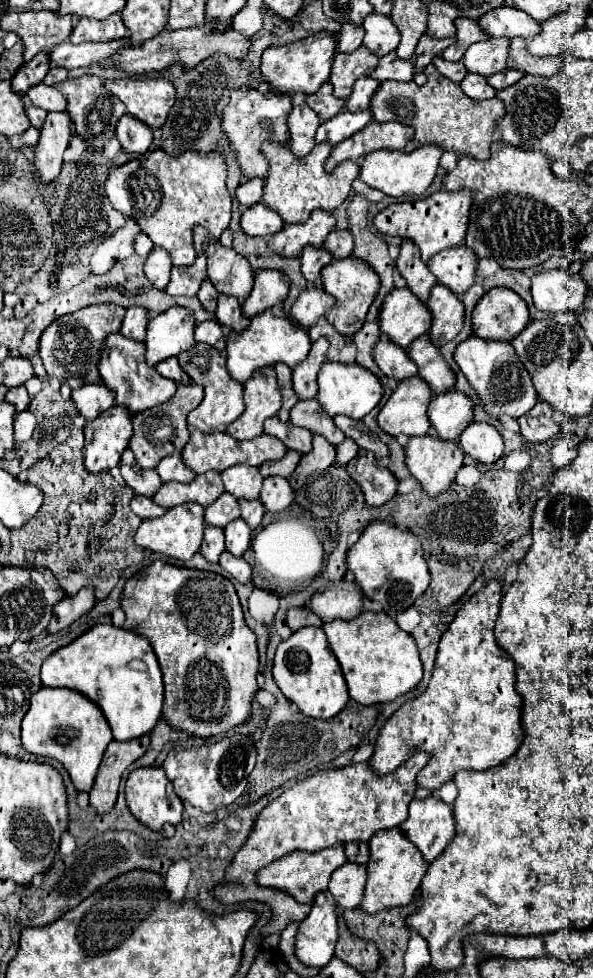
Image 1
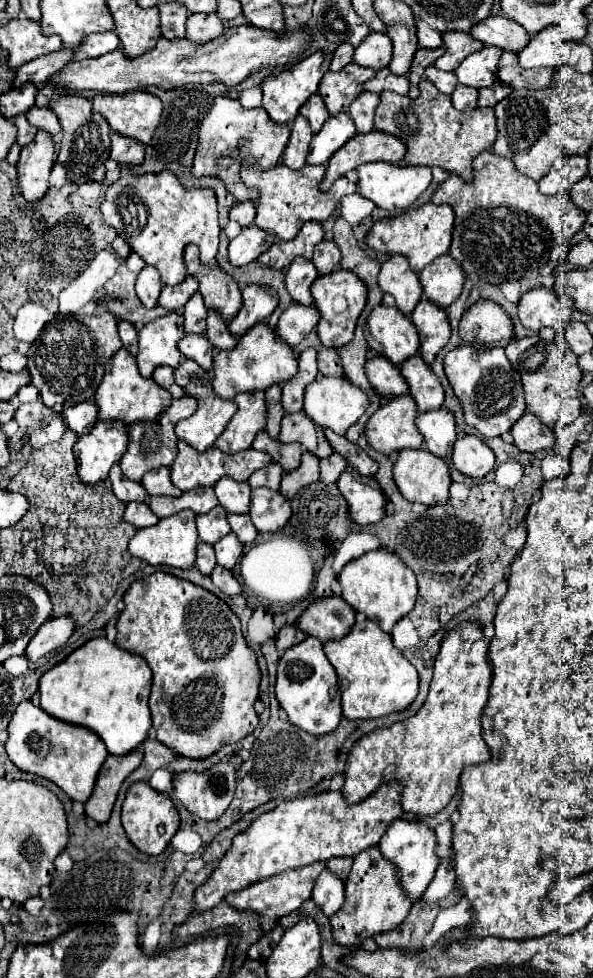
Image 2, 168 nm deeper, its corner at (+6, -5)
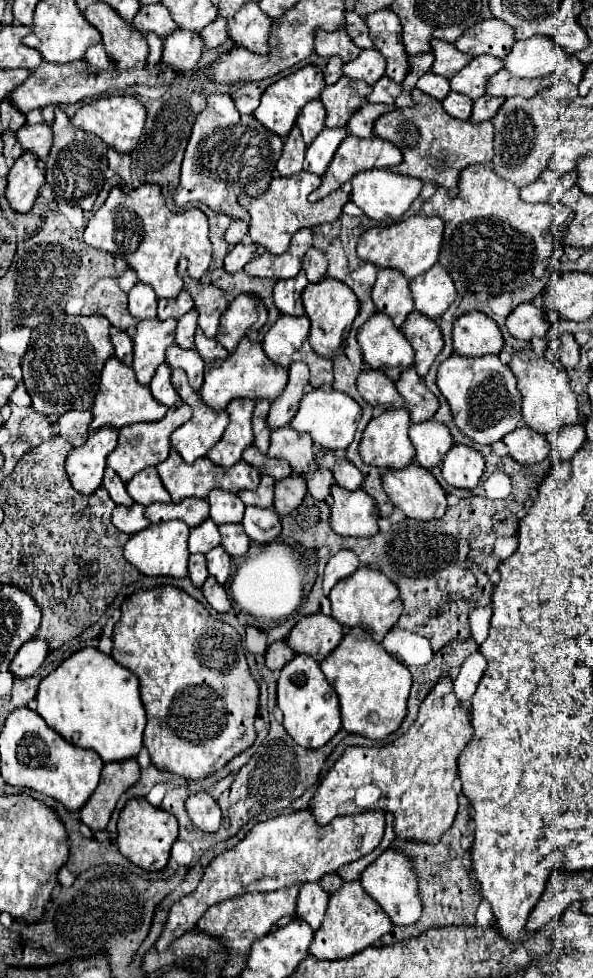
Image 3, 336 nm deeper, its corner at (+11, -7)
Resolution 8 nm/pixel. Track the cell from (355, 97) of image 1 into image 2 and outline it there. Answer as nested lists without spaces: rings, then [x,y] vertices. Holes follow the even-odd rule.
[[[360,93],[360,97],[350,105],[350,117],[356,125],[356,133],[370,133],[374,129],[374,111],[378,107],[378,93]]]

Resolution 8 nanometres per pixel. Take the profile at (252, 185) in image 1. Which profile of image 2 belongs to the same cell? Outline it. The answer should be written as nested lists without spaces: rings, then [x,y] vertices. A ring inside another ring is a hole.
[[[216,97],[210,113],[204,117],[200,123],[200,139],[198,139],[198,149],[194,155],[194,165],[192,165],[192,177],[218,177],[224,181],[228,193],[234,197],[236,205],[230,211],[230,219],[236,221],[240,227],[250,227],[256,217],[256,209],[252,203],[258,201],[258,191],[248,189],[242,179],[240,179],[240,169],[244,157],[252,157],[254,165],[260,169],[270,169],[278,163],[282,157],[286,143],[290,139],[290,127],[274,123],[268,113],[258,107],[258,109],[244,109],[240,101],[230,99],[230,97]]]

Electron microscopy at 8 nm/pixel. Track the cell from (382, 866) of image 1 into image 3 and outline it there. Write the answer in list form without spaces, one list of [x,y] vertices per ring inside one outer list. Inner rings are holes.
[[[359,879],[343,883],[343,887],[339,891],[335,891],[329,899],[329,907],[327,907],[323,925],[315,931],[315,937],[311,943],[311,955],[319,957],[319,959],[351,957],[351,955],[371,947],[377,939],[381,939],[385,933],[389,933],[391,927],[393,927],[393,923],[391,923],[389,915],[385,915],[385,911],[379,907],[379,903],[375,903],[375,899],[371,899],[371,895],[367,895],[367,891],[363,891]]]

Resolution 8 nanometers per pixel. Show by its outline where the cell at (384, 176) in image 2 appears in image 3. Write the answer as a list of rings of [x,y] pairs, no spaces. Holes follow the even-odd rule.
[[[371,169],[371,171],[361,171],[351,179],[353,191],[351,191],[351,201],[363,209],[363,213],[375,221],[399,221],[403,213],[411,207],[415,197],[421,193],[423,181],[409,177],[409,175],[399,175],[387,169]]]

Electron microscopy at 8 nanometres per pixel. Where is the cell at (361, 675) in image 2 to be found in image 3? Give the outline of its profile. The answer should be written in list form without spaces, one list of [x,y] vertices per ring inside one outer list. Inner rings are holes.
[[[353,627],[347,631],[341,643],[321,661],[321,671],[339,695],[341,723],[349,733],[383,739],[393,733],[407,715],[411,673],[403,663],[393,659],[381,643],[375,643],[367,629]]]

